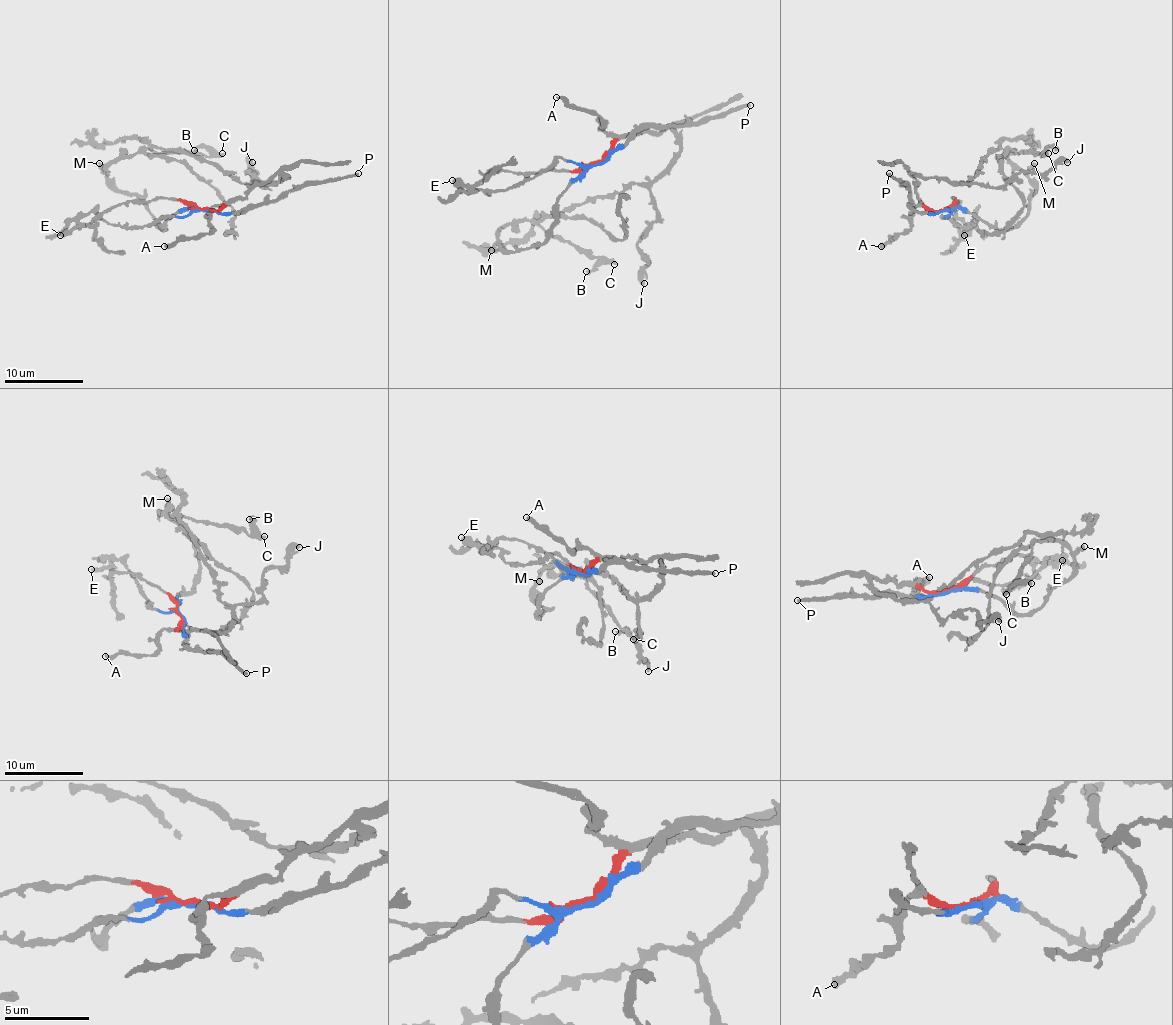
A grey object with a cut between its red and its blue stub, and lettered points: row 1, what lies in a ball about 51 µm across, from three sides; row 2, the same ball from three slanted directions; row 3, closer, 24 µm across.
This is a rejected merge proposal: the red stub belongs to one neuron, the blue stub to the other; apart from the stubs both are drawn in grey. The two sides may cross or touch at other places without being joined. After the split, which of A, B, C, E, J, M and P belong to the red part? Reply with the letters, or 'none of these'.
A, E, J

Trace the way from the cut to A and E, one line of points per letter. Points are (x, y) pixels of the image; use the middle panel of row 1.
A: (597, 162), (613, 139), (601, 129), (597, 115), (574, 109), (556, 97)
E: (597, 162), (591, 162), (583, 170), (491, 170), (473, 184), (452, 180)

